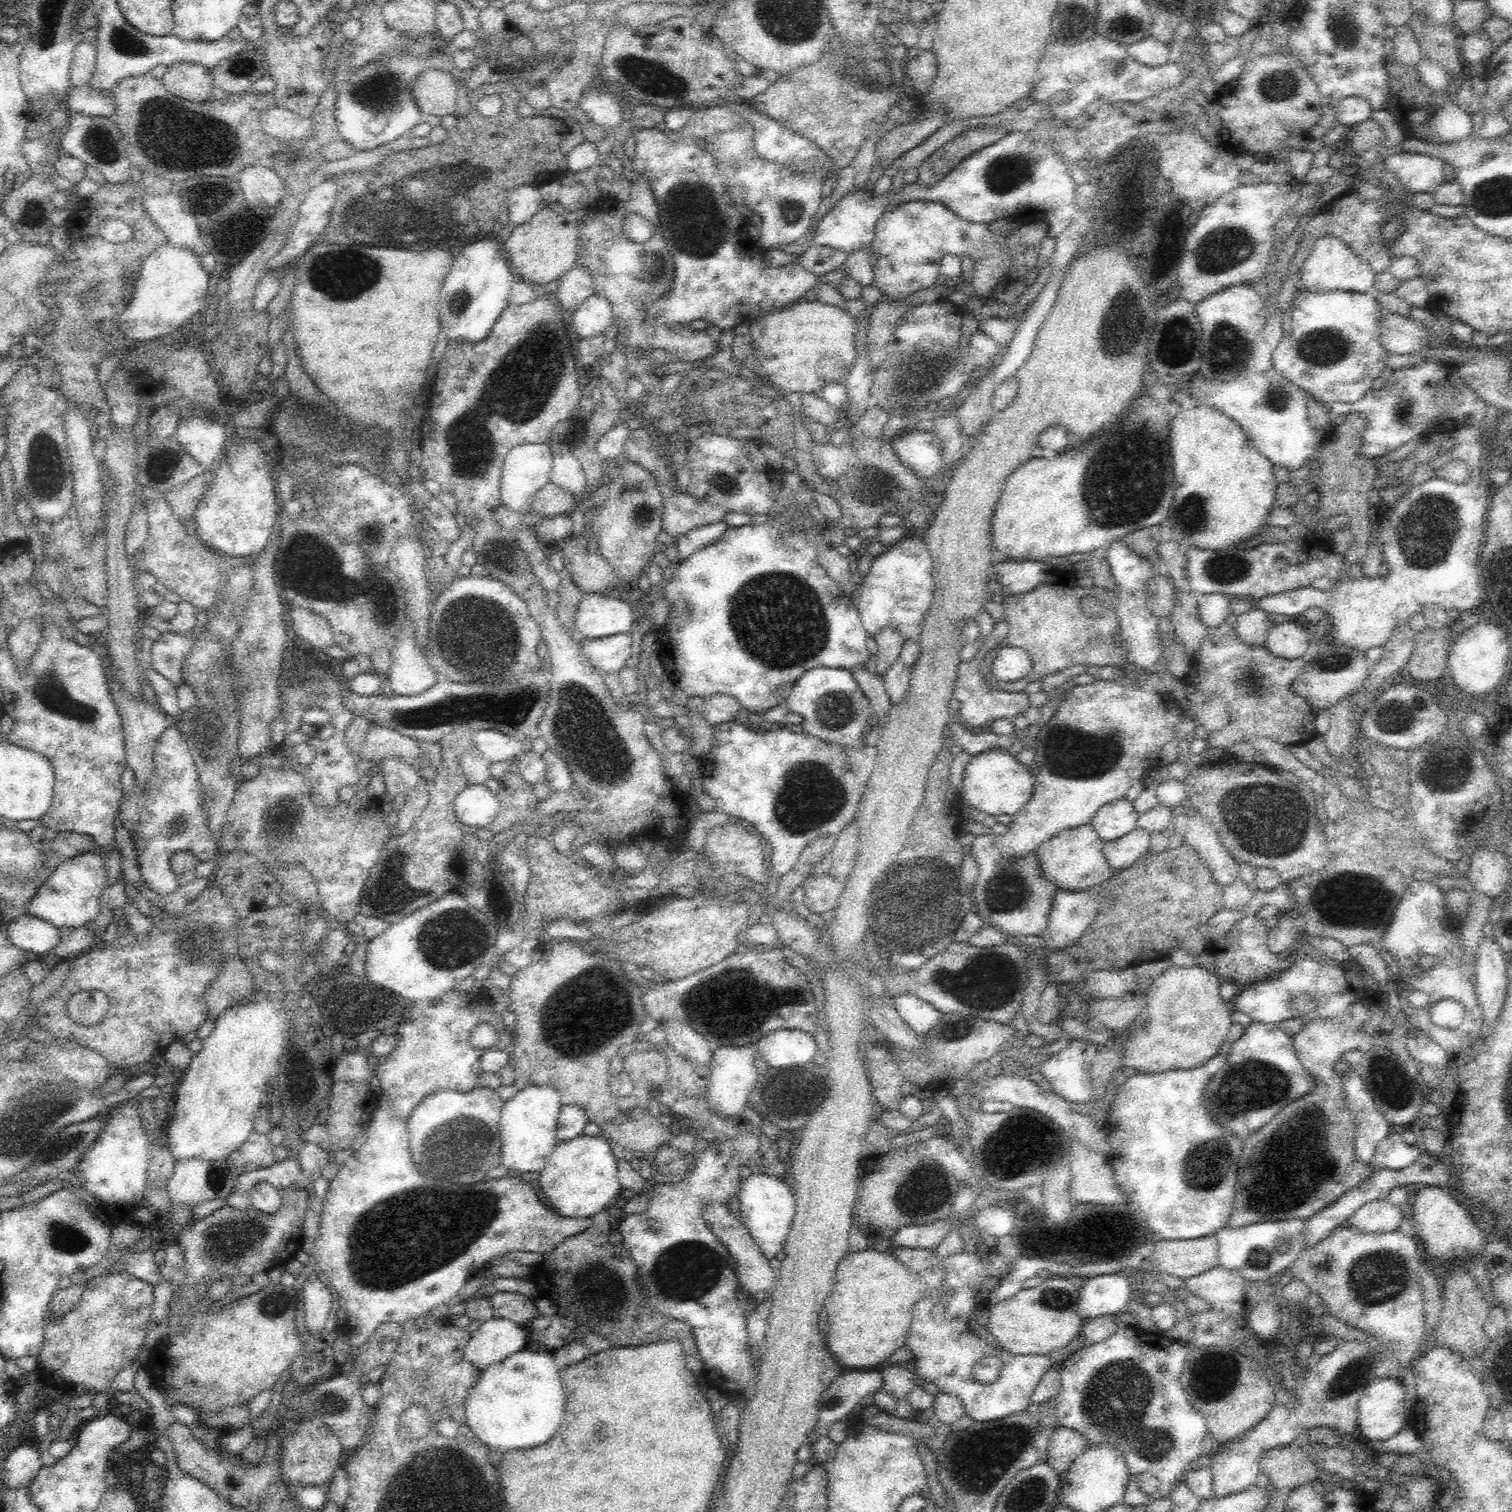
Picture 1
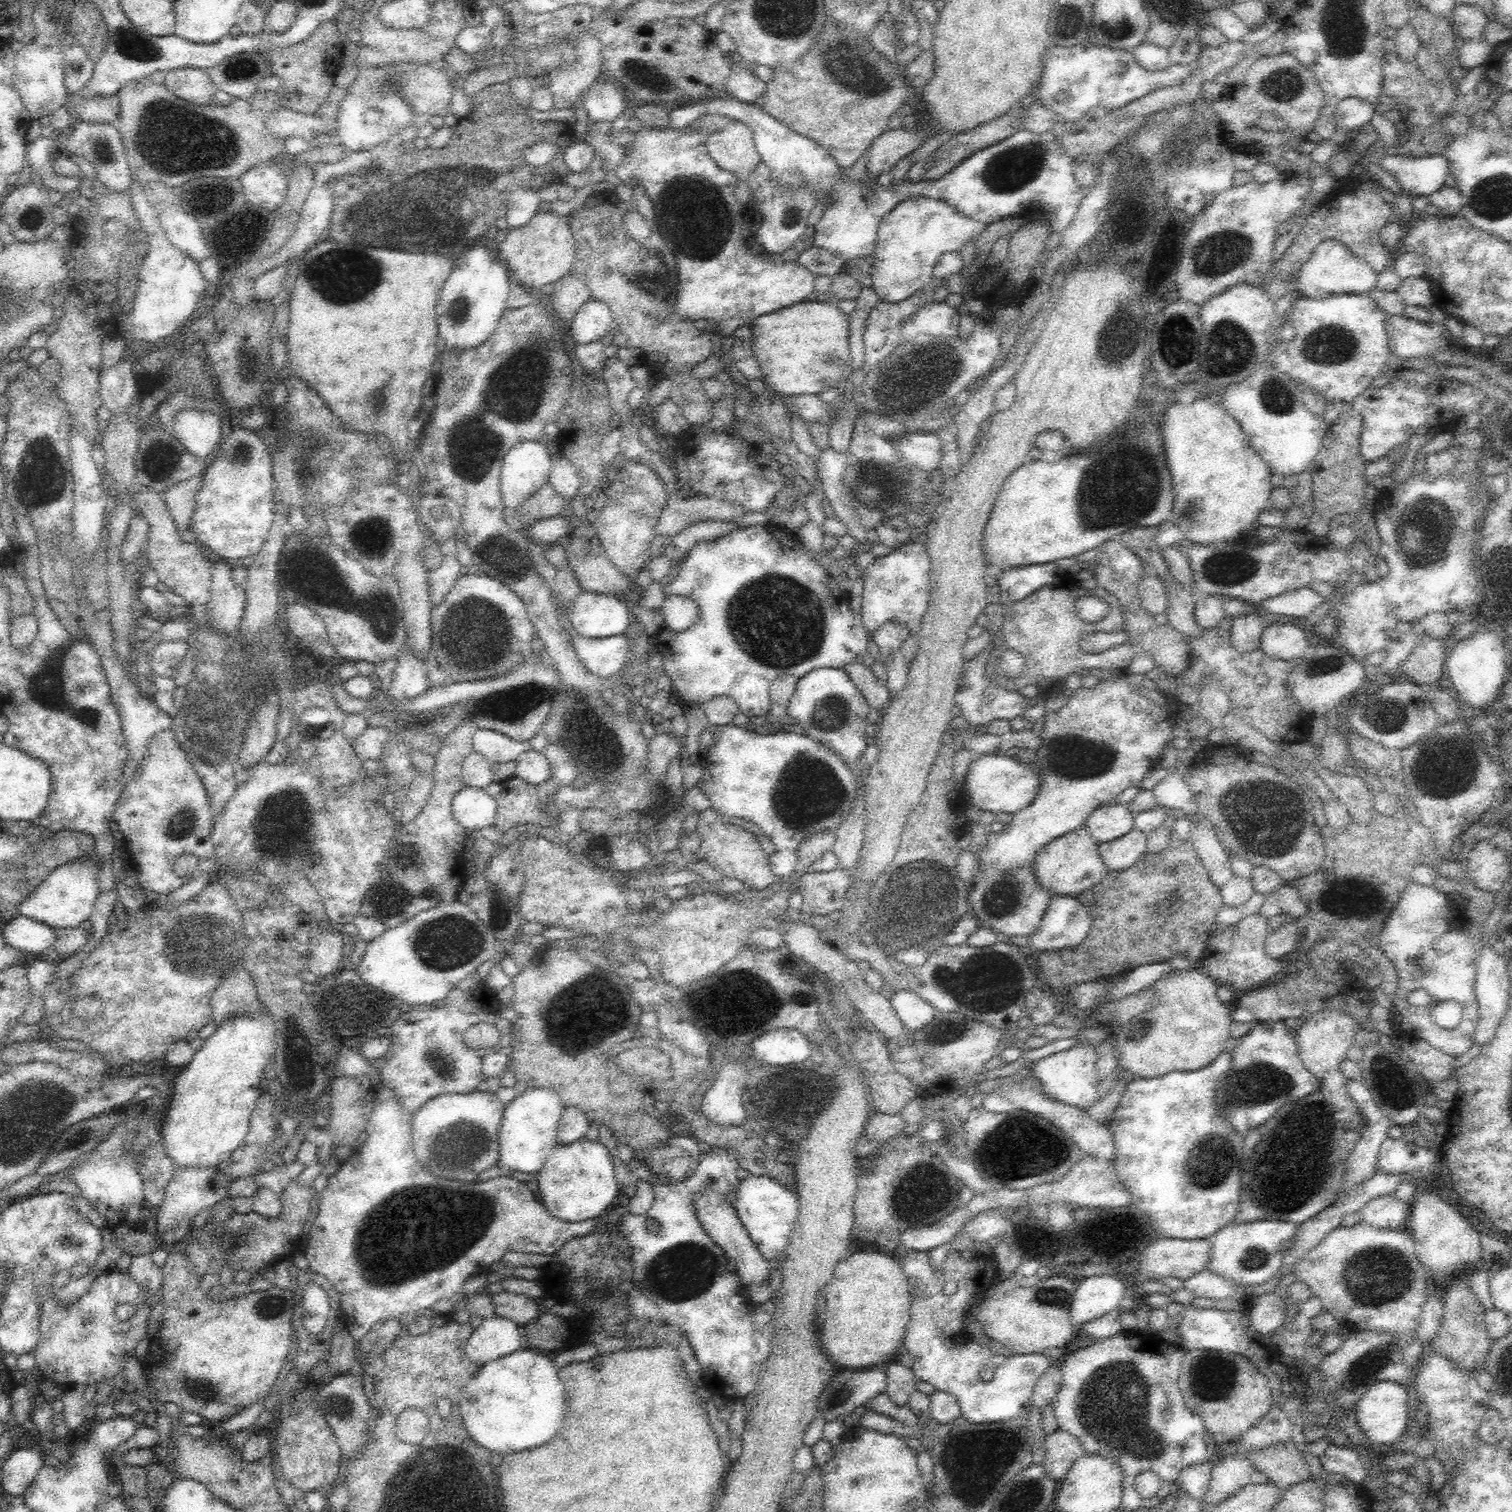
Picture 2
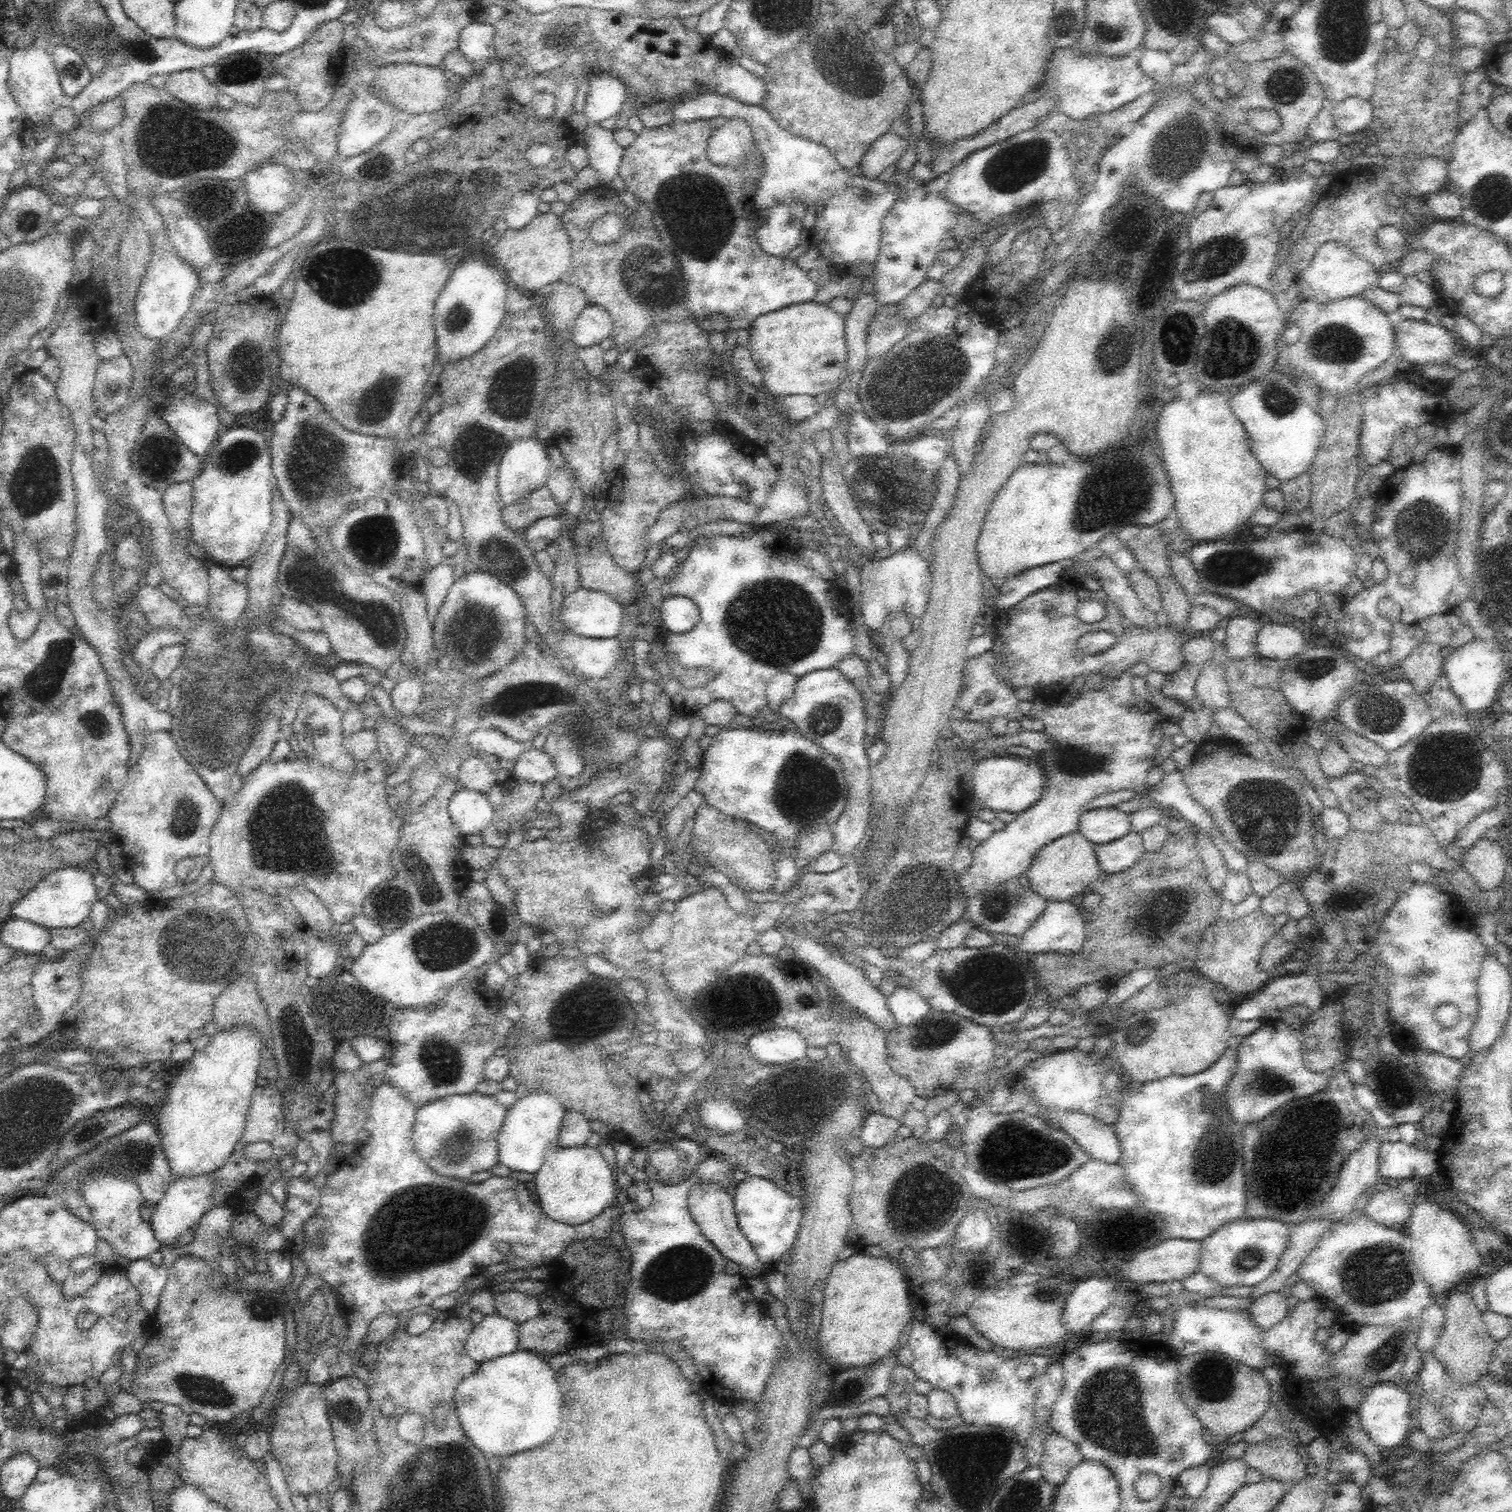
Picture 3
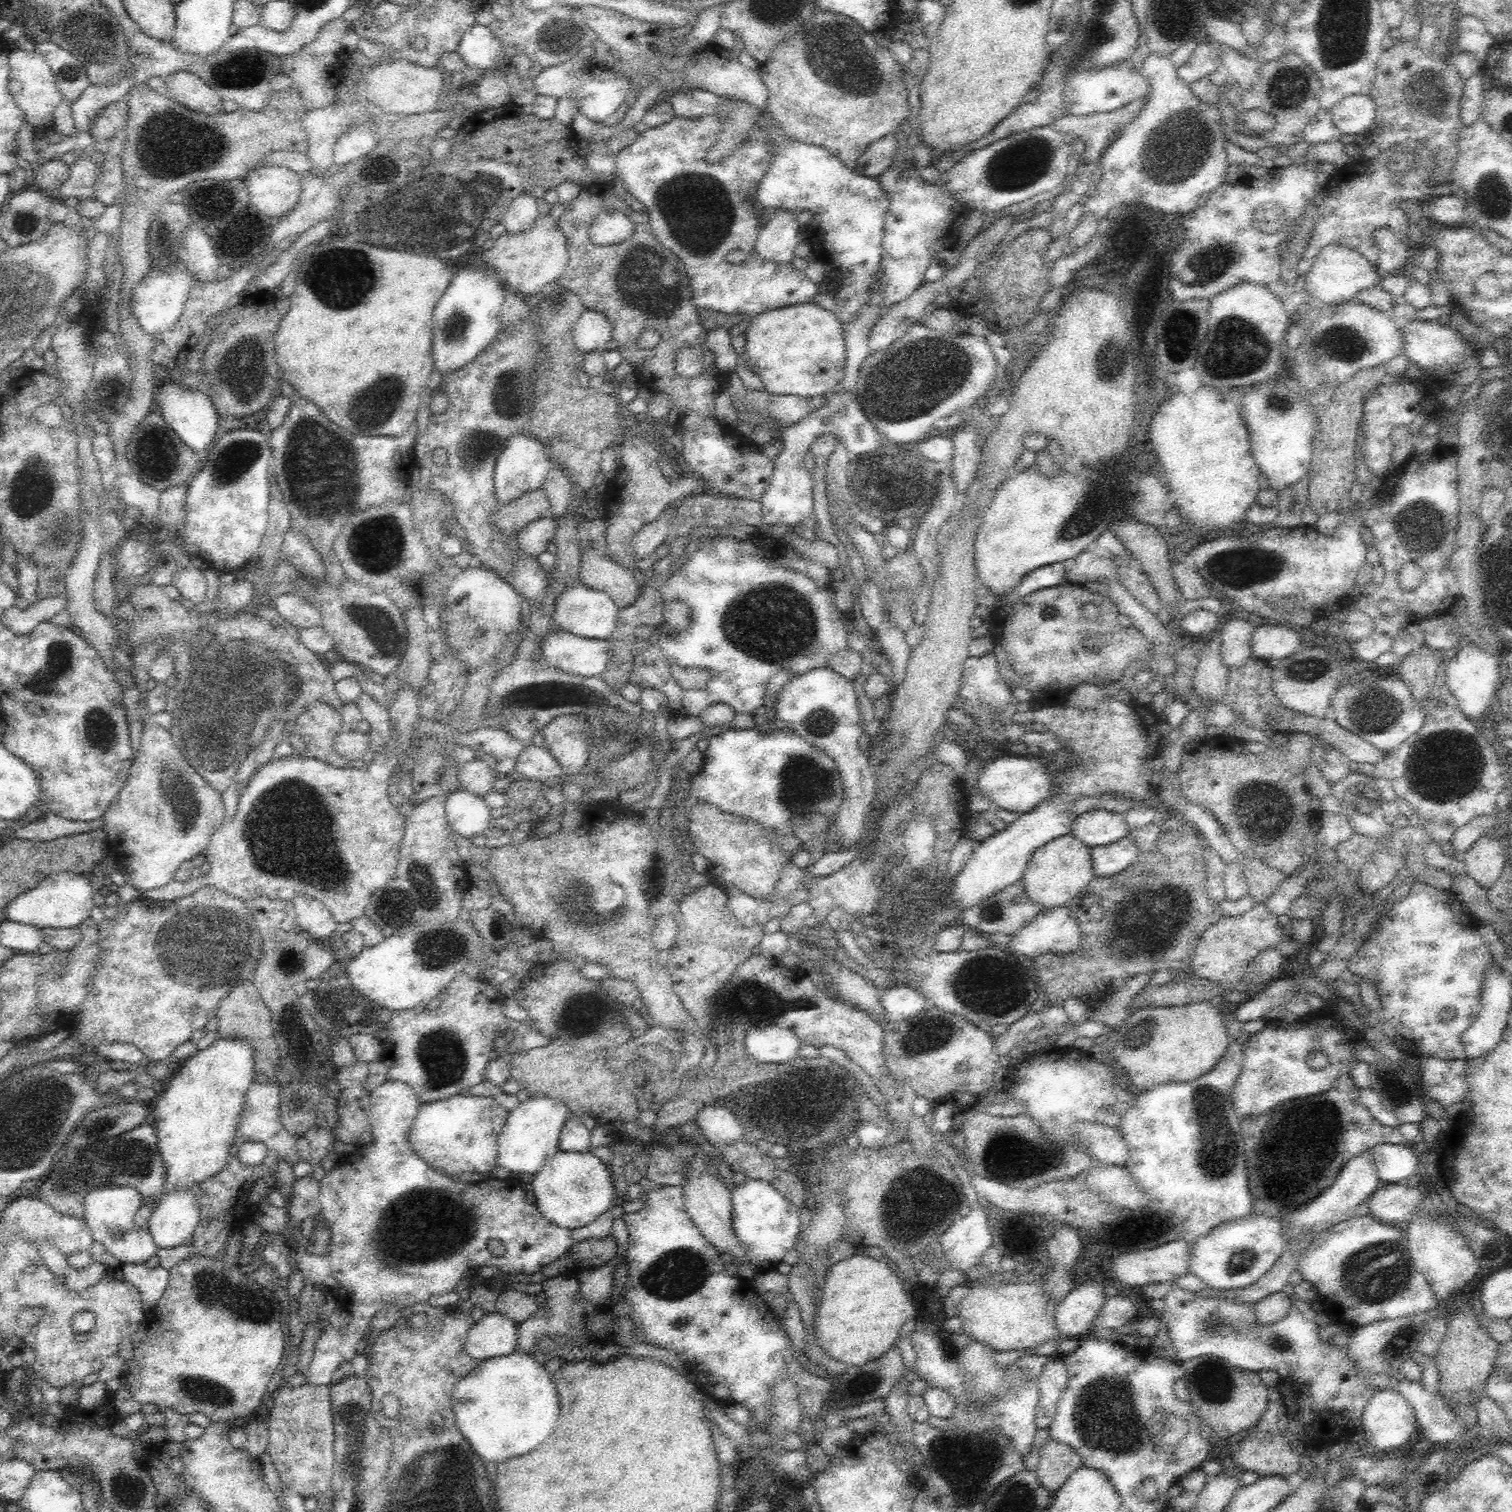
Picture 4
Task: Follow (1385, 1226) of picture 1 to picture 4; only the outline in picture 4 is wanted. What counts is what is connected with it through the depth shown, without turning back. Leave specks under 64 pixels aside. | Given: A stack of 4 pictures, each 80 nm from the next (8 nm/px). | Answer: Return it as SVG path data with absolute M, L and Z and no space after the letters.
M1405 1182L1382 1183L1369 1197L1369 1215L1380 1223L1405 1224L1417 1210L1422 1201L1420 1188L1408 1188Z

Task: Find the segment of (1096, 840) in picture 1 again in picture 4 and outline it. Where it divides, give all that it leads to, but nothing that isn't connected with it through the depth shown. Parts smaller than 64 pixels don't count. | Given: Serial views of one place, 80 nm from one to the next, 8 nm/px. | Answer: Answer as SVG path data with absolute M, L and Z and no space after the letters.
M1070 833L1036 849L1027 862L1021 881L1027 897L1046 909L1067 905L1094 877L1091 847Z

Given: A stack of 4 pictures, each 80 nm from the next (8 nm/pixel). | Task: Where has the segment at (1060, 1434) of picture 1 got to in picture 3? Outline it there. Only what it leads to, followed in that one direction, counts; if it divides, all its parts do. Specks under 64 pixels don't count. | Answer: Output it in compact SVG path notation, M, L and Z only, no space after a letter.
M1054 1432L1047 1435L1044 1444L1040 1463L1042 1476L1050 1484L1062 1484L1070 1470L1084 1459L1074 1442Z

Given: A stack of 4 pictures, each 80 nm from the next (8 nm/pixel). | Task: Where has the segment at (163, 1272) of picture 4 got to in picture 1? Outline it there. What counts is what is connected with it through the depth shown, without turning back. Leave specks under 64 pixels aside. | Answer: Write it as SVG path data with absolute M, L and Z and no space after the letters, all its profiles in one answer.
M154 1247L143 1251L130 1251L122 1254L115 1261L115 1267L122 1268L127 1273L144 1282L156 1286L163 1278L159 1266L154 1261Z

